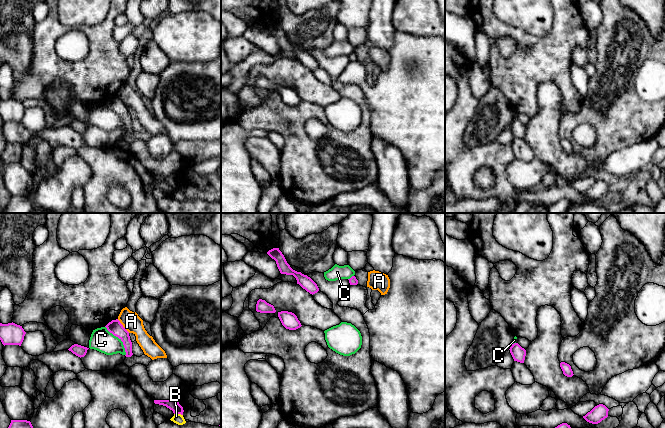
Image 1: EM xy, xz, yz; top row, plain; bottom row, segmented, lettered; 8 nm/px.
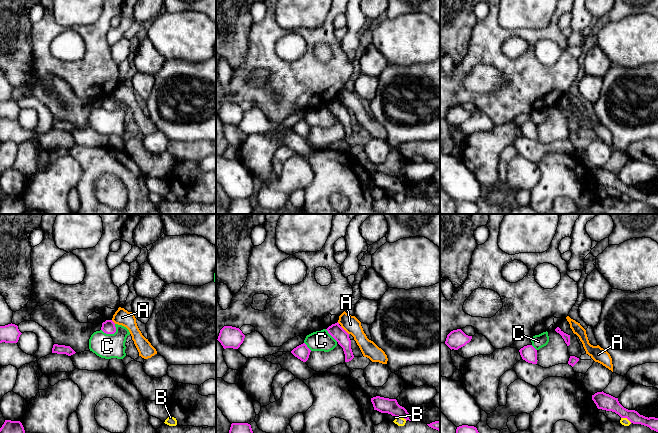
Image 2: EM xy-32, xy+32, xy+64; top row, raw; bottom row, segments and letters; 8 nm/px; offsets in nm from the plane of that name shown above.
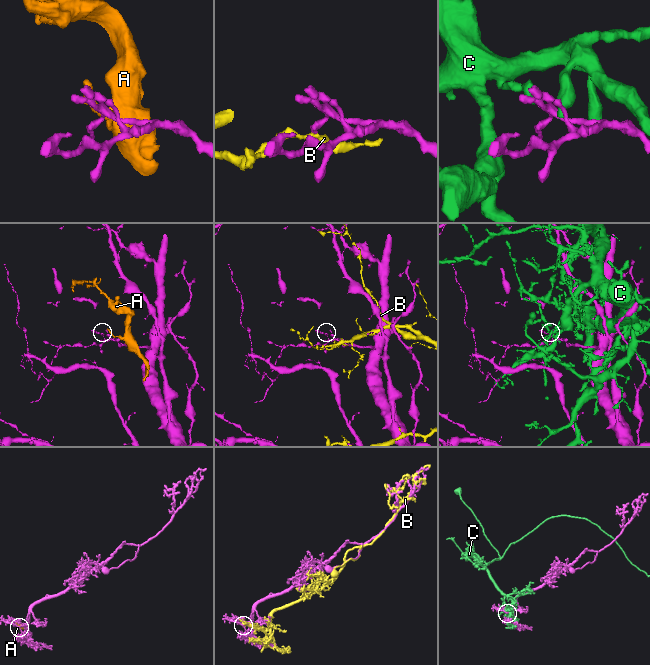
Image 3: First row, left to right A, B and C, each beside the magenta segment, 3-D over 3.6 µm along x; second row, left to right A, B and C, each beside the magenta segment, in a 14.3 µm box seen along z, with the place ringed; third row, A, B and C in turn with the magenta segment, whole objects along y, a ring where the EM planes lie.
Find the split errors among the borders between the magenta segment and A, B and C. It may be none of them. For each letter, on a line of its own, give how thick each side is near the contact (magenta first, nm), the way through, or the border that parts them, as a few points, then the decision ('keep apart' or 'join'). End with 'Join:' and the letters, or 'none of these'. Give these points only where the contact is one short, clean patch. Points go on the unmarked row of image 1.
A: 110 nm thick on the magenta side, 150 nm on the other; border along xy (117, 95), (129, 108); keep apart
B: 90 nm thick on the magenta side, 80 nm on the other; border along xy (174, 189), (182, 191); keep apart
C: 110 nm thick on the magenta side, 180 nm on the other; keep apart
Join: none of these

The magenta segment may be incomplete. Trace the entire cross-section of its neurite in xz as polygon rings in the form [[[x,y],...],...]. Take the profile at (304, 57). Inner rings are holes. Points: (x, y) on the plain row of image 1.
[[[273,24],[269,26],[267,30],[276,37],[281,50],[293,51],[297,56],[297,60],[312,71],[319,67],[317,60],[310,53],[290,43],[279,24]]]

